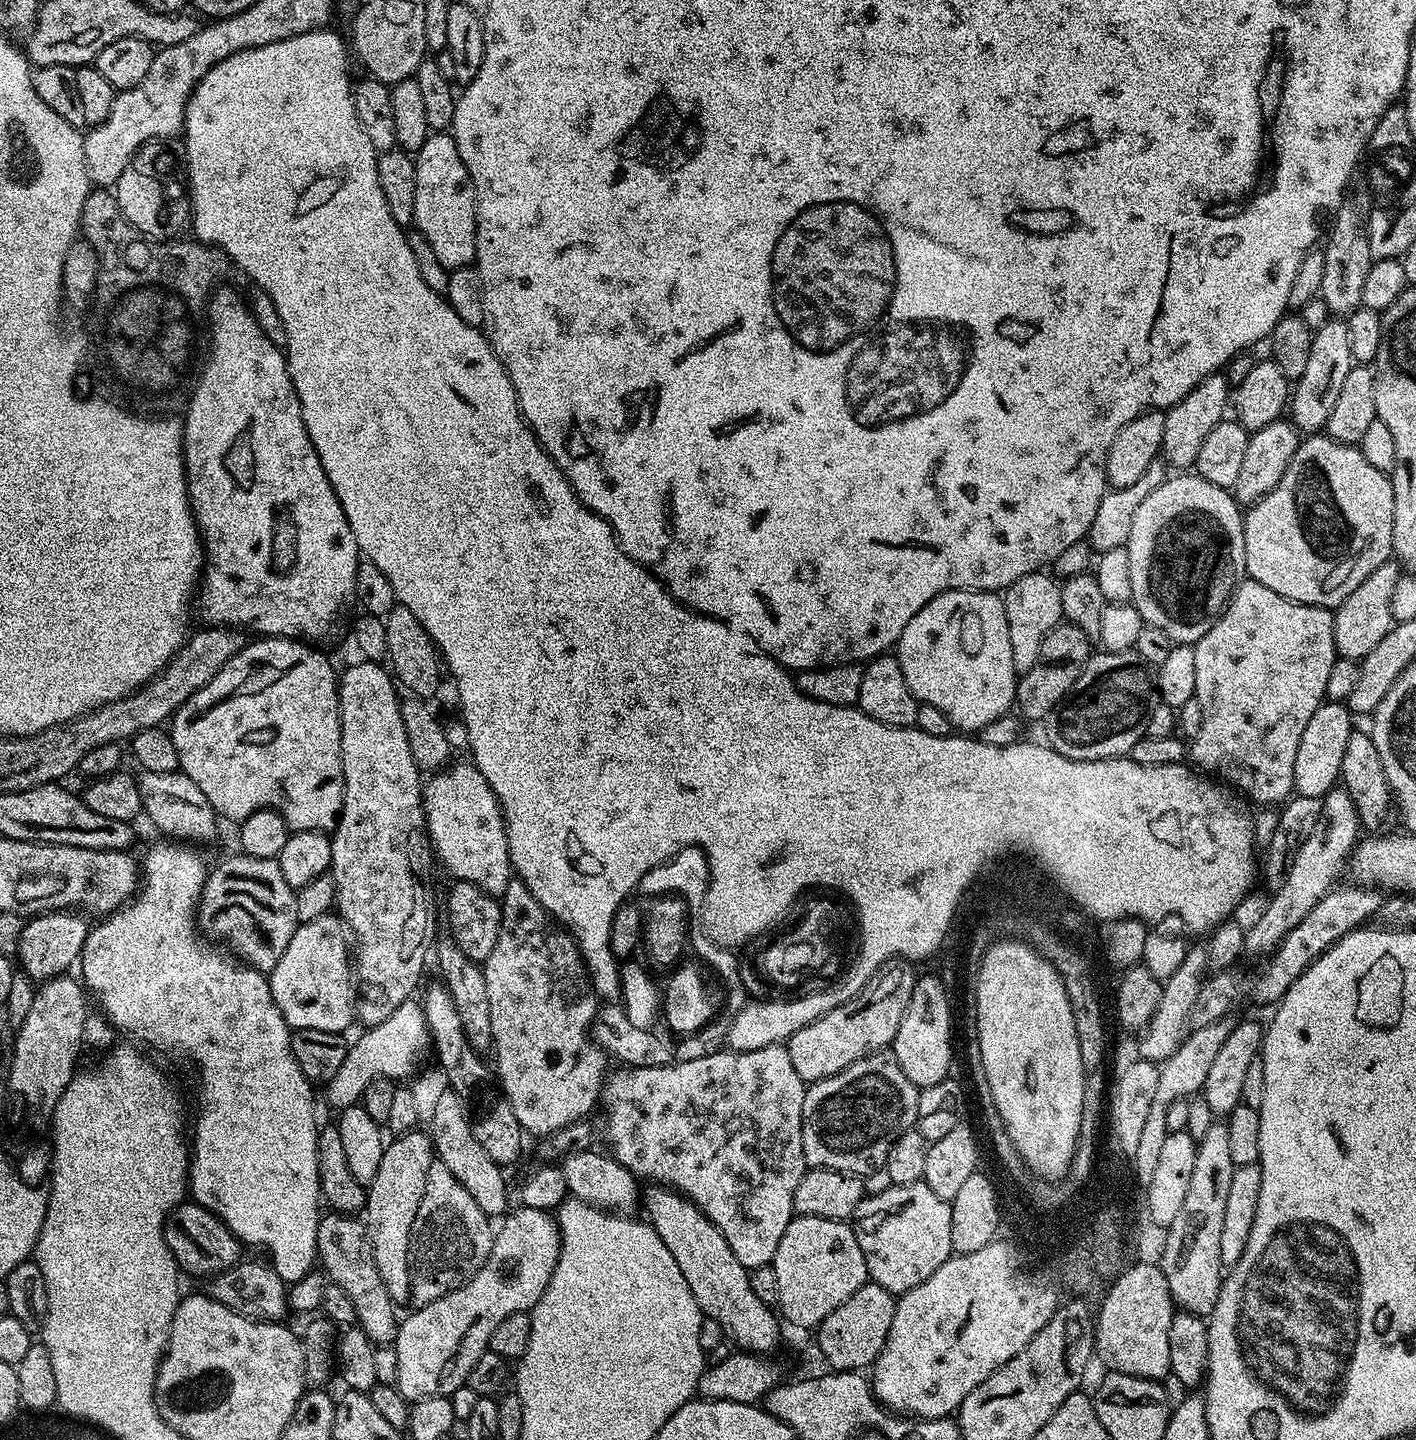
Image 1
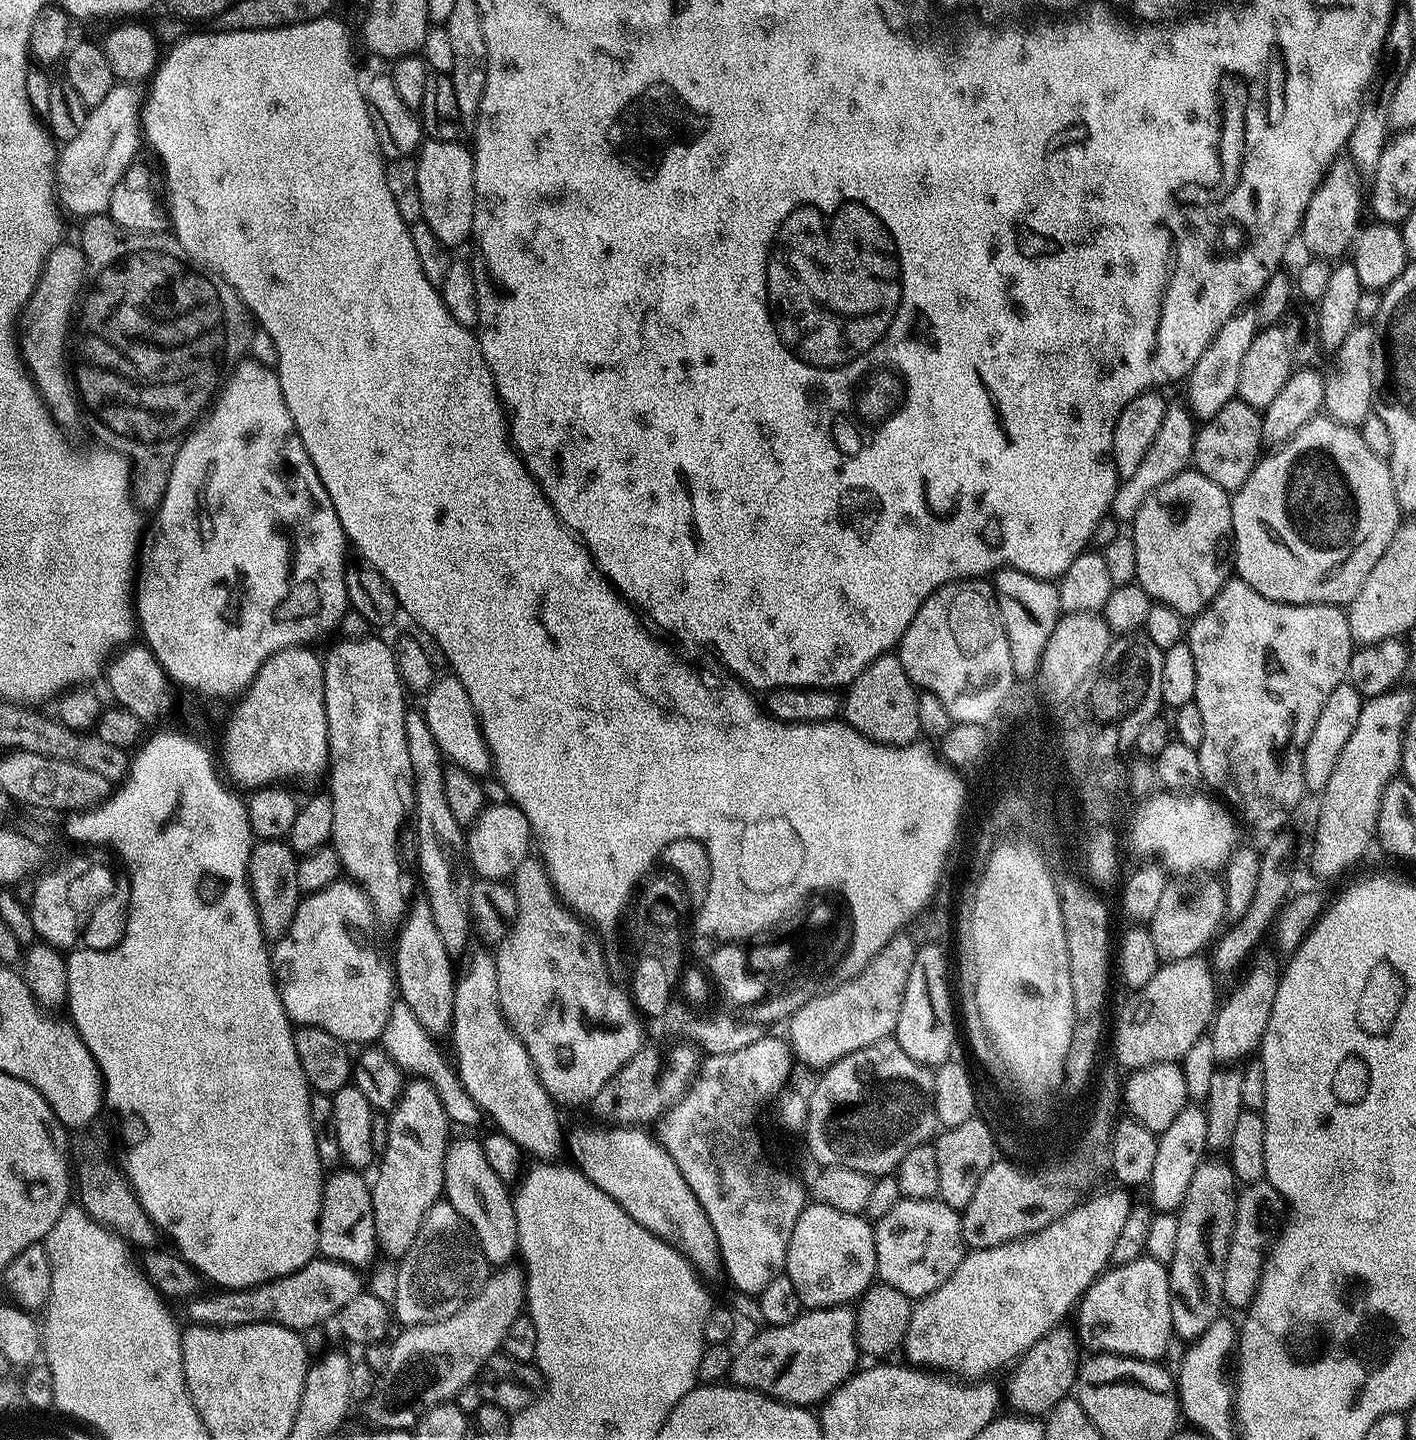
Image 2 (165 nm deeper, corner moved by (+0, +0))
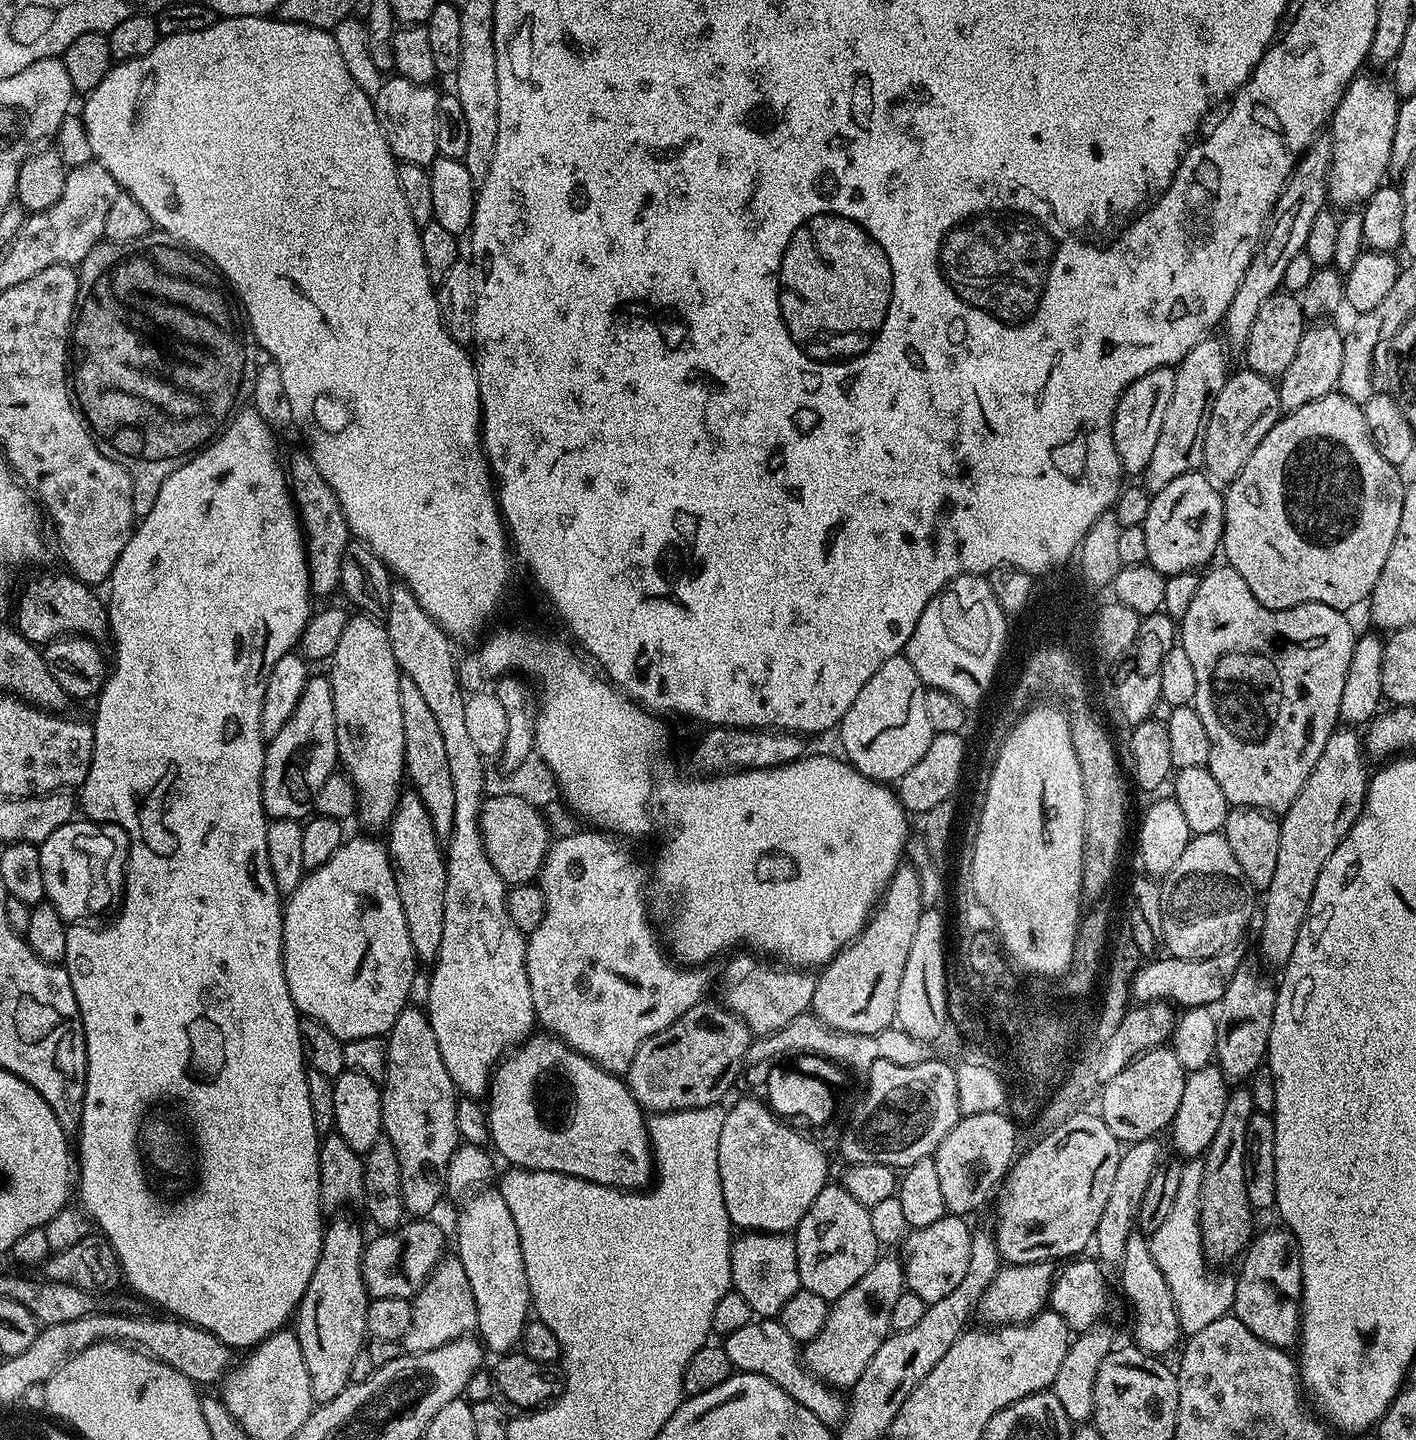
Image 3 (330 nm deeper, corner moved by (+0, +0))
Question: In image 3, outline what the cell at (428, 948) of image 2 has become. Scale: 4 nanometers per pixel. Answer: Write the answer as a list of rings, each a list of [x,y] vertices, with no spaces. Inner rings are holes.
[[[411,790],[401,791],[396,809],[387,825],[388,857],[392,860],[394,882],[398,886],[398,898],[402,898],[402,914],[406,914],[406,930],[410,930],[410,942],[416,951],[417,961],[435,961],[438,946],[442,944],[442,918],[446,906],[446,863],[441,837],[437,836],[422,798]]]

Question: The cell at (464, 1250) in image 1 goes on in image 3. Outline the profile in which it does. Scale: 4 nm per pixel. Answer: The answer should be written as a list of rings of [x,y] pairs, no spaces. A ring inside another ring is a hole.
[[[455,1254],[445,1255],[434,1266],[428,1281],[421,1286],[419,1292],[411,1299],[412,1321],[410,1330],[406,1330],[402,1341],[405,1353],[438,1350],[438,1346],[446,1346],[446,1342],[457,1340],[459,1336],[467,1336],[476,1328],[476,1307],[474,1306],[474,1290],[470,1290],[470,1278],[466,1278],[466,1270],[462,1270],[460,1258]]]

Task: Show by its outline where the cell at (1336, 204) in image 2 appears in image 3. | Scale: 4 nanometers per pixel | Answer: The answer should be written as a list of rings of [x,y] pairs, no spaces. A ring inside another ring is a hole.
[[[1357,74],[1348,83],[1338,106],[1330,121],[1330,139],[1332,141],[1332,165],[1328,171],[1328,200],[1336,203],[1340,210],[1352,210],[1362,206],[1385,183],[1384,176],[1389,175],[1390,146],[1394,143],[1394,125],[1398,119],[1400,100],[1395,88],[1387,79],[1380,76],[1364,76]]]

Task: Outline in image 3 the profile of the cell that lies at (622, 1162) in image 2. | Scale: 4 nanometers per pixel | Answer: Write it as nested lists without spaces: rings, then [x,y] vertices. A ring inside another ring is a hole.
[[[551,1034],[529,1035],[523,1044],[517,1044],[495,1065],[492,1083],[486,1093],[486,1111],[488,1113],[488,1135],[491,1147],[496,1147],[509,1161],[509,1165],[517,1168],[529,1168],[531,1172],[561,1172],[567,1176],[577,1176],[602,1186],[622,1188],[625,1190],[644,1190],[649,1187],[654,1176],[654,1161],[652,1159],[652,1144],[648,1140],[648,1125],[645,1109],[640,1107],[632,1097],[627,1083],[617,1073],[607,1072],[590,1058],[586,1058],[578,1050],[574,1050],[565,1040],[560,1040]]]

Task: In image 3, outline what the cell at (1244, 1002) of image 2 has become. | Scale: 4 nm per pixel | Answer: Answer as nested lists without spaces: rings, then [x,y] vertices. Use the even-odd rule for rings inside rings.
[[[1348,726],[1337,727],[1336,731],[1330,734],[1330,738],[1326,738],[1326,747],[1322,750],[1318,762],[1314,762],[1314,770],[1310,770],[1310,778],[1306,778],[1306,786],[1302,786],[1298,798],[1294,798],[1287,812],[1283,813],[1280,820],[1278,862],[1275,863],[1274,878],[1271,879],[1267,891],[1262,896],[1264,921],[1260,924],[1261,957],[1259,956],[1259,959],[1265,965],[1283,966],[1288,963],[1290,954],[1294,954],[1294,942],[1298,942],[1300,927],[1310,910],[1318,874],[1322,874],[1322,866],[1326,858],[1334,854],[1338,842],[1346,838],[1346,834],[1364,810],[1364,799],[1370,783],[1370,768],[1364,765],[1364,760],[1366,761],[1366,749],[1361,733]]]

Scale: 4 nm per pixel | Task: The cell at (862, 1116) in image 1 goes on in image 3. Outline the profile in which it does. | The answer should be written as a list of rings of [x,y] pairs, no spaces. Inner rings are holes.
[[[935,1058],[910,1065],[880,1060],[867,1069],[866,1076],[868,1089],[840,1136],[840,1152],[848,1164],[878,1162],[897,1170],[909,1168],[914,1162],[932,1156],[942,1138],[946,1138],[946,1134],[950,1134],[952,1127],[960,1120],[962,1113],[958,1106],[956,1070],[951,1063],[948,1065],[946,1061]]]

